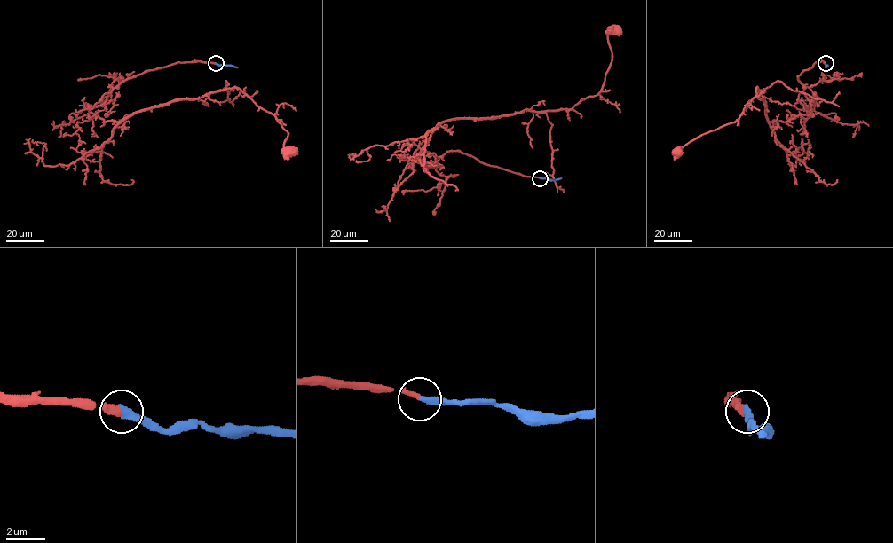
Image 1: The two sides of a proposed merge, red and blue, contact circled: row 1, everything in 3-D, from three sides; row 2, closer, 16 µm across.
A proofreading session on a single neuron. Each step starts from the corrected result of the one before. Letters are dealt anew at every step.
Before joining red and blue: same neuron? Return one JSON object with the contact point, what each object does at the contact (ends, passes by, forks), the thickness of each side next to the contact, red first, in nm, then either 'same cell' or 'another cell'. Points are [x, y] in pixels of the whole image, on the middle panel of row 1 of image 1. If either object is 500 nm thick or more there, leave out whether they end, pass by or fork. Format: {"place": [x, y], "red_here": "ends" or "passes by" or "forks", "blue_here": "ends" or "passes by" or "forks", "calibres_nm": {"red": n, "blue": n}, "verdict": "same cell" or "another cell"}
{"place": [540, 178], "red_here": "ends", "blue_here": "ends", "calibres_nm": {"red": 300, "blue": 380}, "verdict": "same cell"}

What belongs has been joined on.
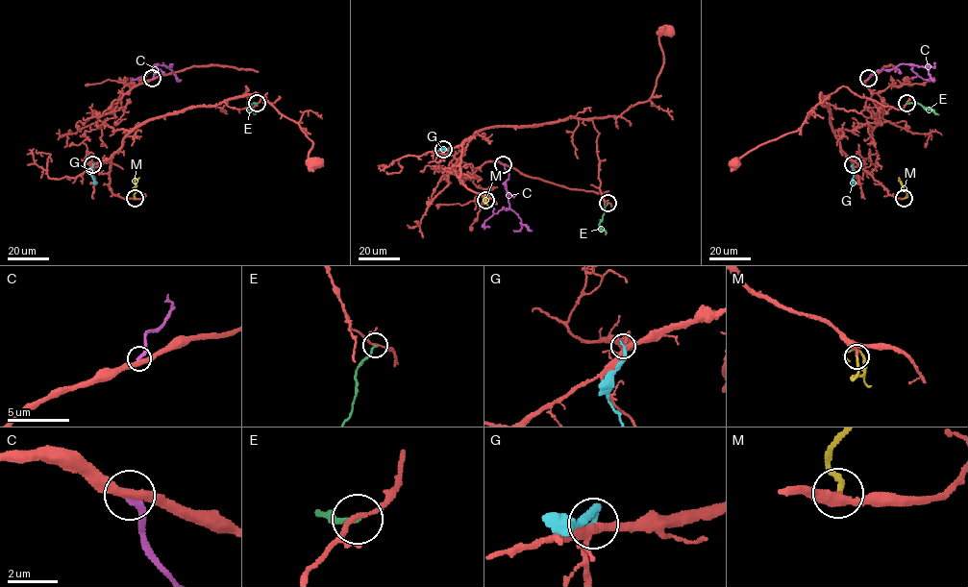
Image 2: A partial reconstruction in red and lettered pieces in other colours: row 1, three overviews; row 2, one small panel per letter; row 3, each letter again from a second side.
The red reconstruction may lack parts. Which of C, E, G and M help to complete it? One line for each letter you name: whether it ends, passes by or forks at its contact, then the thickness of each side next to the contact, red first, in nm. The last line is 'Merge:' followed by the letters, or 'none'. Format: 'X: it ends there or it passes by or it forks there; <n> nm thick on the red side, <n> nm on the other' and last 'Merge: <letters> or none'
M: it ends there; 240 nm thick on the red side, 190 nm on the other
Merge: M

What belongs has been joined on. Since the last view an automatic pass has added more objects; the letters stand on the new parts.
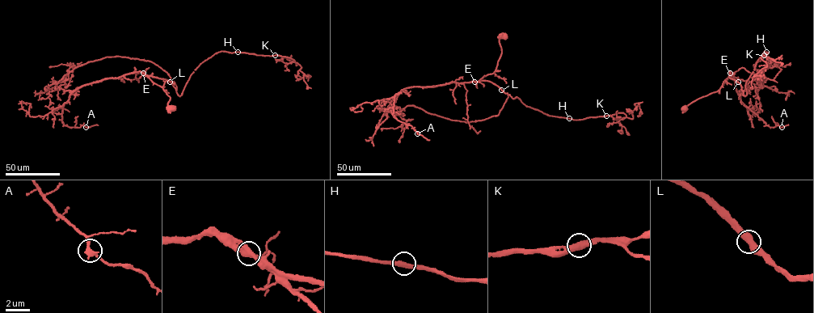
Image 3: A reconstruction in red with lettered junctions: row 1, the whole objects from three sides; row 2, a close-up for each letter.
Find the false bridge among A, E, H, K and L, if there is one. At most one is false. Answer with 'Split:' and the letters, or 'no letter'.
Split: no letter

